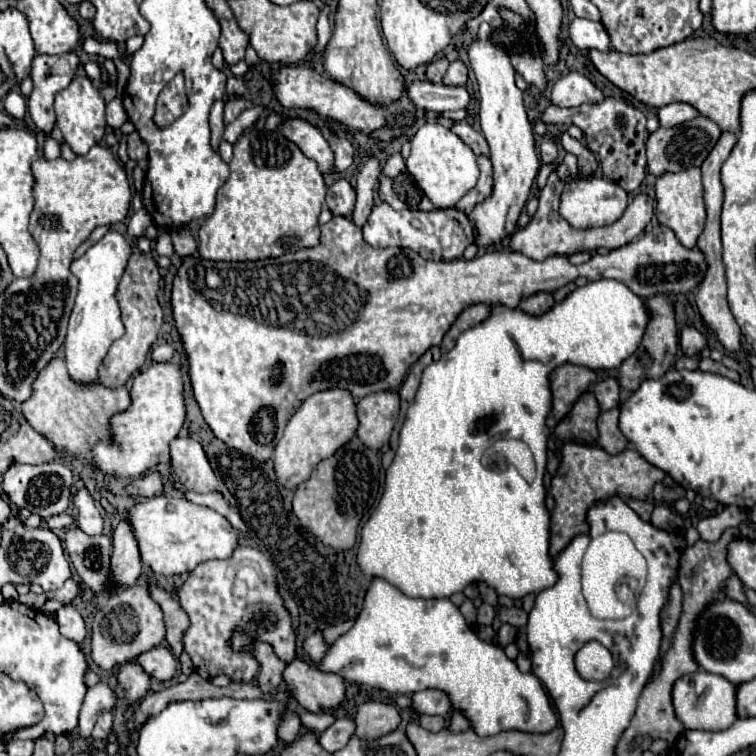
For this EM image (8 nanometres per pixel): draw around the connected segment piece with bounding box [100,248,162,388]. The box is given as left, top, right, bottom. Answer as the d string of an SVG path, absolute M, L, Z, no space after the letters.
M134 248L128 260L128 266L118 282L118 292L116 292L126 334L112 344L108 356L104 358L100 366L100 384L108 388L120 388L146 362L146 356L152 344L156 342L160 326L162 326L162 308L156 298L158 286L160 286L160 272L158 272L156 260L150 254L144 254L138 248Z

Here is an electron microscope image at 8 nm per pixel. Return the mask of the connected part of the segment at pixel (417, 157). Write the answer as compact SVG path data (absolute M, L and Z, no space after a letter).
M424 122L418 126L406 168L436 208L452 208L472 186L476 186L478 180L474 152L456 134L436 122Z

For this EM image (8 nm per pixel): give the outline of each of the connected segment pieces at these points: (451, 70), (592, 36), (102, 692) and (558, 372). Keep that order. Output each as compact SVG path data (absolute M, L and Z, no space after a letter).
M456 60L448 66L446 74L444 74L444 84L446 86L464 86L468 80L468 68L462 60Z
M574 18L570 24L570 38L580 50L610 50L608 32L600 22L592 22L588 18Z
M98 682L96 686L88 688L88 694L84 698L84 704L80 708L80 722L78 722L78 736L80 738L90 738L90 732L94 728L94 722L100 712L112 710L116 704L114 692L108 688L108 684Z
M562 364L550 374L550 390L552 390L552 410L550 416L556 420L564 418L576 398L590 388L590 384L596 380L596 374L588 368L574 366L574 364Z

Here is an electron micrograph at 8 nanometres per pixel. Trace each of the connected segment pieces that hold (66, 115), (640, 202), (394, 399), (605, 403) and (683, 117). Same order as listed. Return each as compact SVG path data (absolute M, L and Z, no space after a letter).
M76 76L68 88L56 94L54 100L54 112L56 112L56 126L60 128L66 144L72 148L74 154L84 156L88 150L98 144L104 138L106 132L106 116L104 116L104 98L96 90L96 86L90 82L88 76Z
M552 172L548 176L548 182L546 186L540 190L540 206L538 206L538 212L534 214L534 218L528 222L526 228L522 230L516 230L512 234L512 240L510 240L510 246L512 250L516 252L522 252L534 260L544 260L546 256L552 256L552 254L562 254L562 256L570 256L574 252L584 252L584 250L596 250L596 248L608 248L608 250L614 250L614 248L620 248L628 242L632 242L634 238L638 238L644 228L650 224L652 220L652 214L654 214L654 198L646 196L646 194L638 194L626 208L624 216L610 224L610 226L602 226L602 228L588 228L588 230L576 230L572 228L564 218L560 218L558 214L554 216L554 220L550 220L550 212L556 212L556 198L560 198L564 190L564 182L558 178L556 172Z
M376 392L358 400L358 438L370 448L380 450L400 414L400 396L396 392Z
M606 378L606 380L600 380L594 384L592 392L596 394L596 400L600 404L602 410L610 410L614 406L618 406L618 400L620 400L620 386L618 386L618 380L616 378Z
M674 102L674 104L668 104L668 106L662 106L658 110L658 118L660 118L660 126L664 128L672 128L672 126L678 126L682 122L688 122L692 118L700 116L700 112L690 106L690 104L684 104L684 102Z

